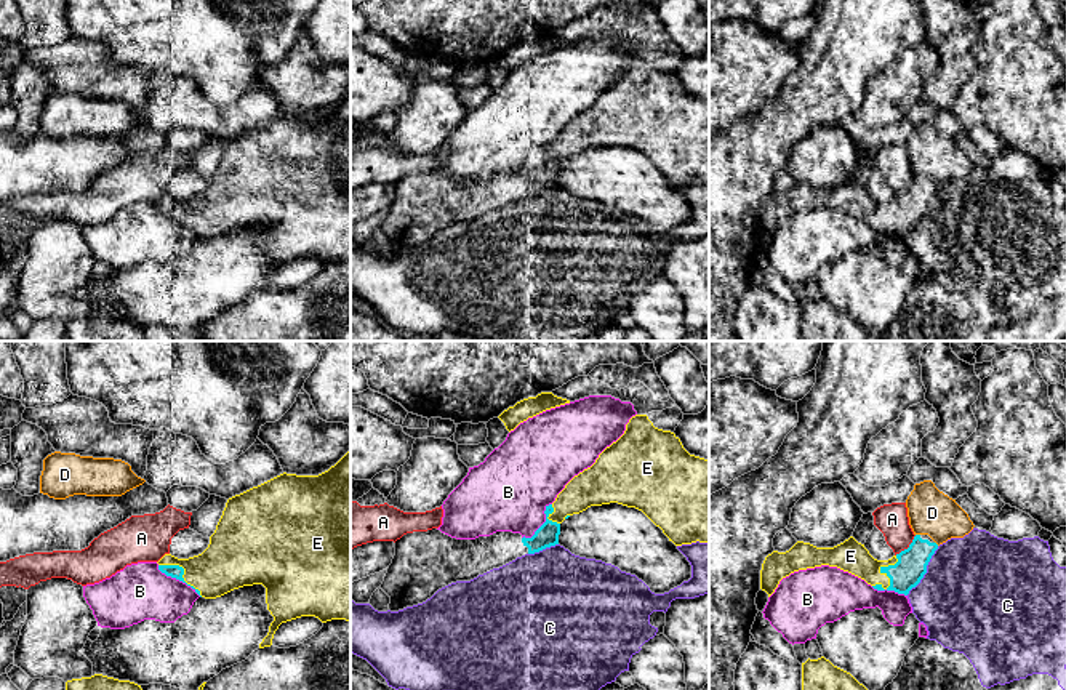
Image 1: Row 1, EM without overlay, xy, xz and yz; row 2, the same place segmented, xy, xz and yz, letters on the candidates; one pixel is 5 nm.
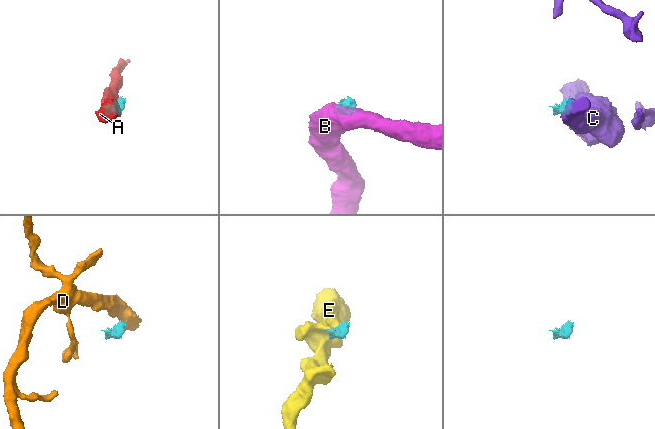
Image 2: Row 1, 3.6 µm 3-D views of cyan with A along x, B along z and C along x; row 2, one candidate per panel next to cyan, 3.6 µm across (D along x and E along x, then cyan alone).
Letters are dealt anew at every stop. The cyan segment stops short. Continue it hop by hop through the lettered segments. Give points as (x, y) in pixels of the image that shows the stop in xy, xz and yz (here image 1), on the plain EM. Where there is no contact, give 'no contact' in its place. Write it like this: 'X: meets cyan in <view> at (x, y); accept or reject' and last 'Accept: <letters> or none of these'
A: meets cyan in yz at (908, 189); reject
B: meets cyan in xy at (178, 220); reject
C: meets cyan in yz at (925, 212); reject
D: meets cyan in yz at (917, 176); reject
E: meets cyan in yz at (887, 216); accept
Accept: E

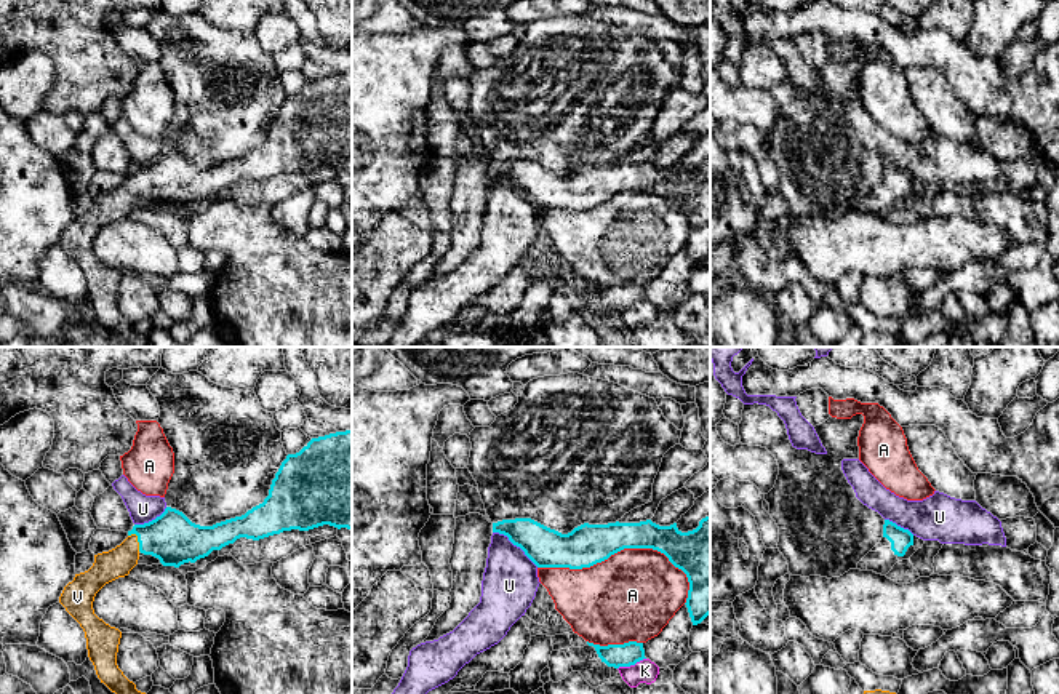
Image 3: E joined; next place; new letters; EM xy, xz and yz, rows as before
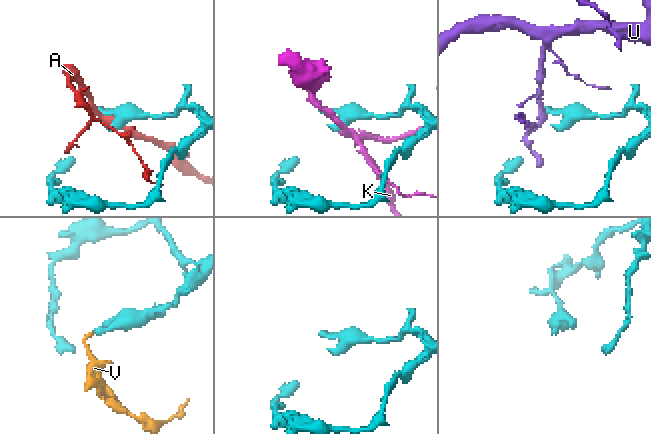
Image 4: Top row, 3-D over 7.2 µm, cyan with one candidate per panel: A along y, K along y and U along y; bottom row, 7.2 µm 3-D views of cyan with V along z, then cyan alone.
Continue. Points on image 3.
A: meets cyan in xz at (619, 192); reject
K: meets cyan in xz at (631, 306); reject
U: meets cyan in xz at (515, 186); reject
V: meets cyan in xy at (138, 181); accept
Accept: V

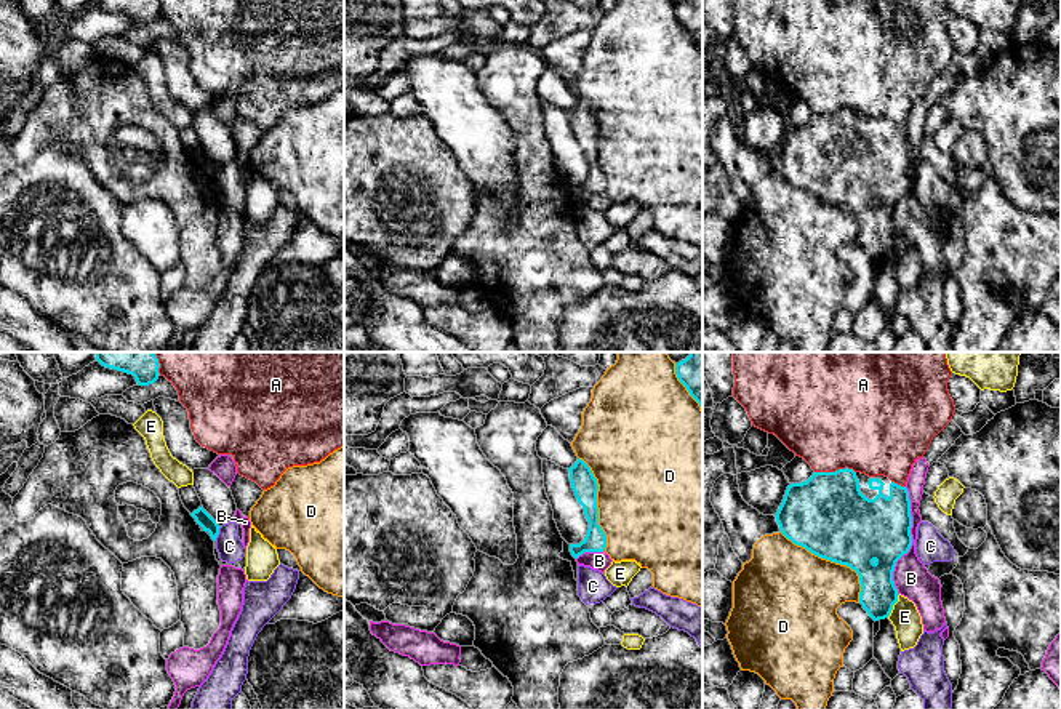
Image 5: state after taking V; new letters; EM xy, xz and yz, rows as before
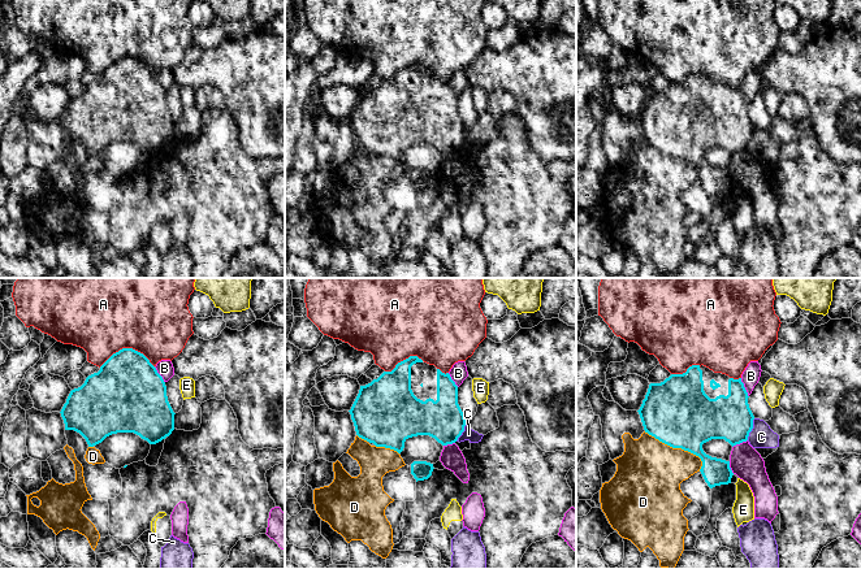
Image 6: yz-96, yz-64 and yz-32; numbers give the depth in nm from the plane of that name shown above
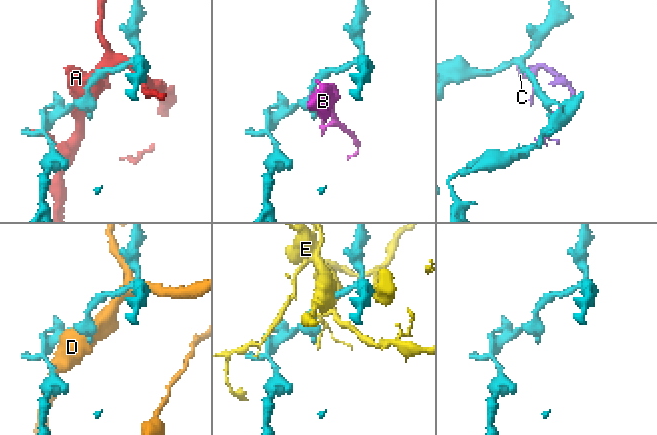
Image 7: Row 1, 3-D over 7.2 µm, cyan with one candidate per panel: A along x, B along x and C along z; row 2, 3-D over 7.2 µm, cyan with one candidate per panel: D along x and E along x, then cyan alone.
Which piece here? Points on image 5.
A: meets cyan in yz at (836, 112); reject
B: meets cyan in yz at (911, 183); reject
C: meets cyan in xy at (218, 175); reject
D: meets cyan in yz at (832, 202); reject
E: meets cyan in yz at (893, 245); reject
Accept: none of these

